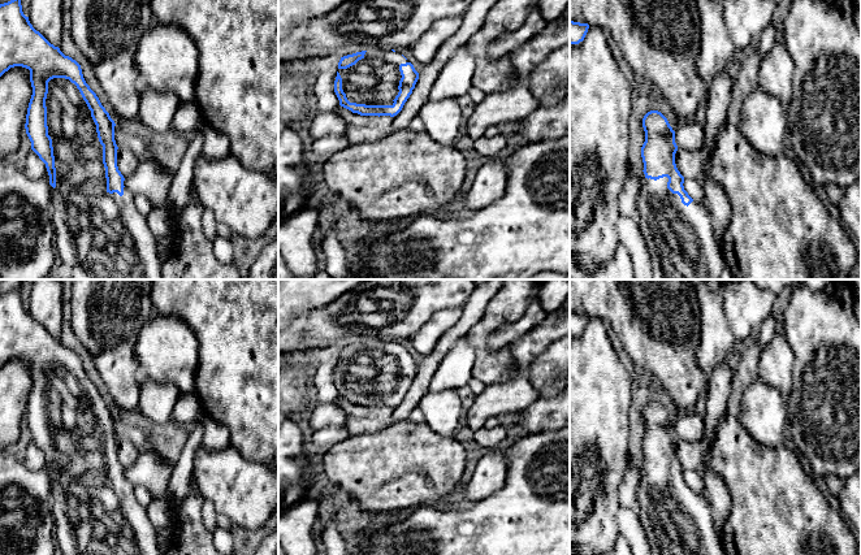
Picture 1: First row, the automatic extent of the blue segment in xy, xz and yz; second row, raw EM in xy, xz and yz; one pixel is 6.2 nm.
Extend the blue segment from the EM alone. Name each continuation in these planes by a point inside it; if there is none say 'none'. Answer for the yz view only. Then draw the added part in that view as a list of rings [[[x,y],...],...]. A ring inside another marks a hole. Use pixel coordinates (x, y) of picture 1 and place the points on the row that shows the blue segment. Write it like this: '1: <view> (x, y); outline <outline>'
1: yz (680, 239); outline [[[642,172],[640,179],[637,217],[650,253],[653,279],[718,279],[726,261],[706,208],[697,200],[684,205],[680,196],[667,188],[667,177],[648,179]]]

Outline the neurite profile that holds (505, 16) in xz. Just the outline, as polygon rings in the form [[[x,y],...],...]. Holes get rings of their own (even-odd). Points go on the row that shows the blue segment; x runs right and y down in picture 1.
[[[498,0],[492,5],[483,26],[467,43],[468,51],[476,60],[473,87],[490,94],[505,88],[514,81],[515,70],[509,55],[490,60],[489,45],[498,36],[518,30],[537,3],[538,0]]]

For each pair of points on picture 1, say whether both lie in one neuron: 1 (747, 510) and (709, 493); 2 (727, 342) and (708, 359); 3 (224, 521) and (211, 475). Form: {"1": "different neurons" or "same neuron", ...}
{"1": "different neurons", "2": "same neuron", "3": "different neurons"}

